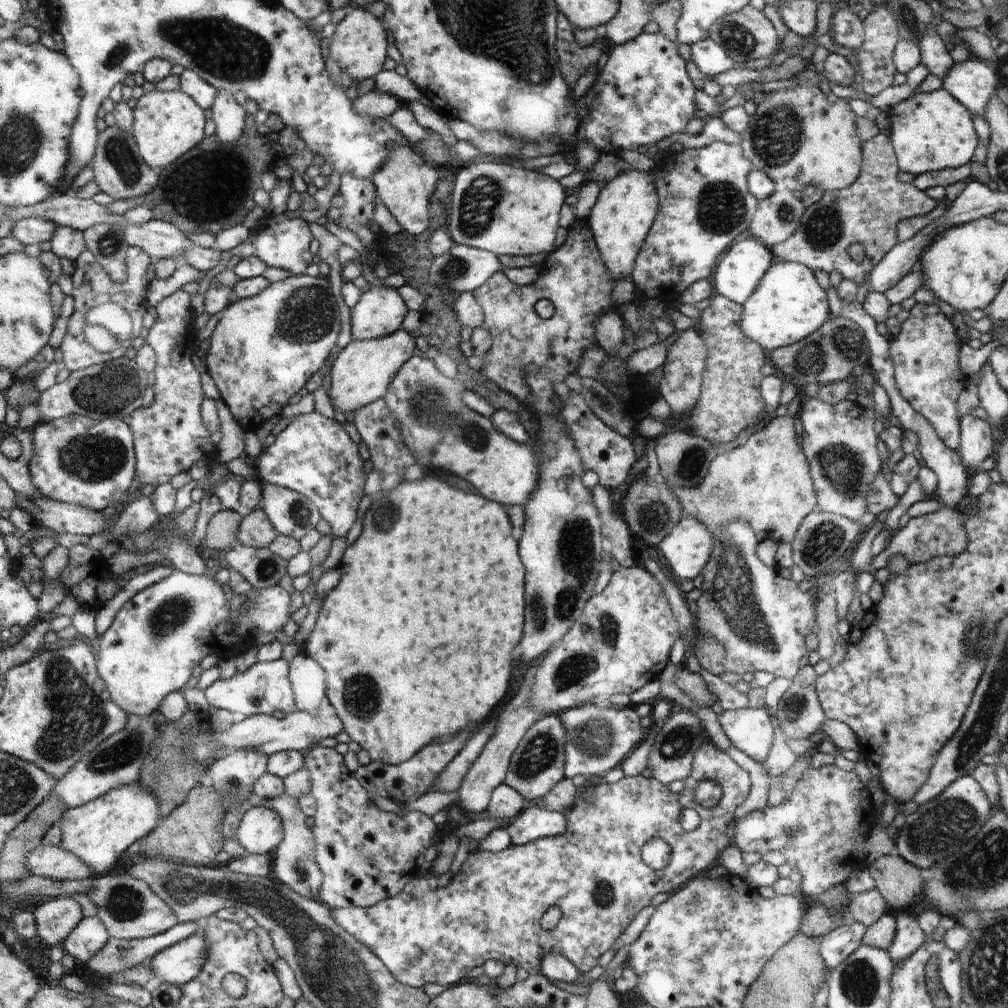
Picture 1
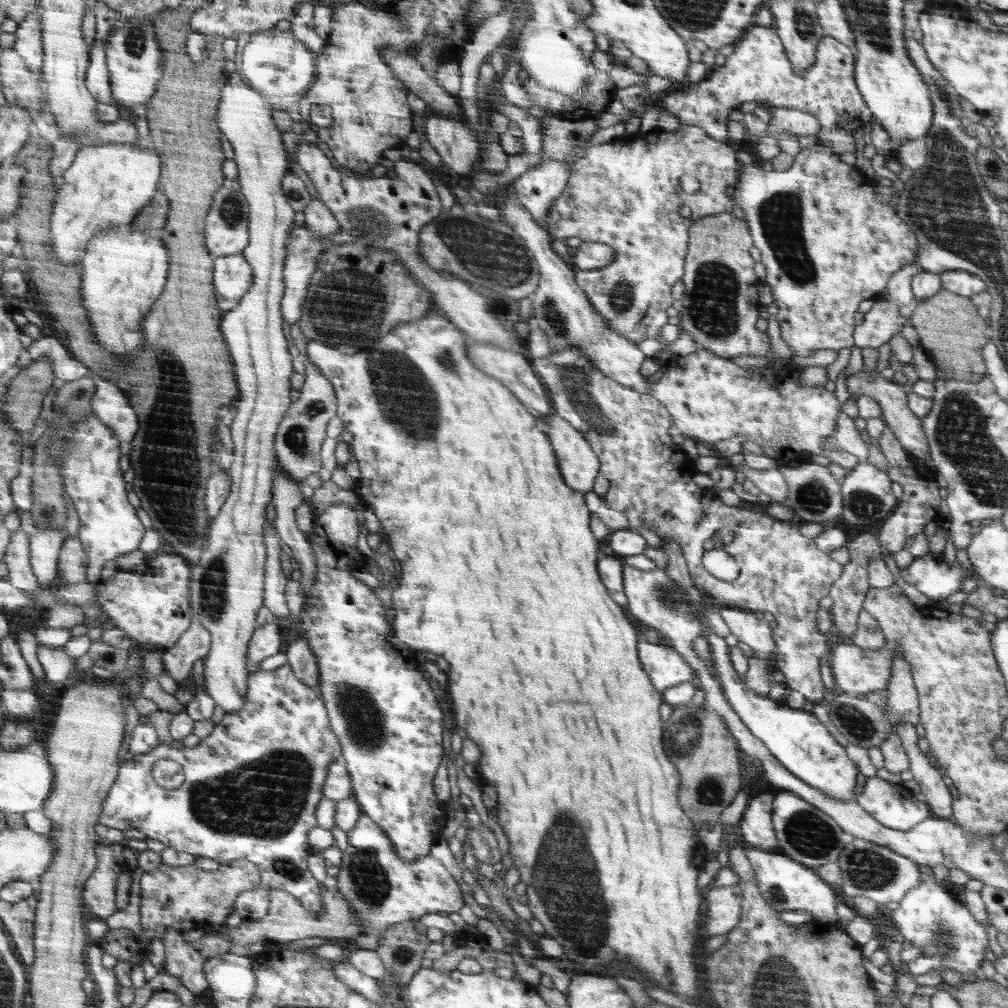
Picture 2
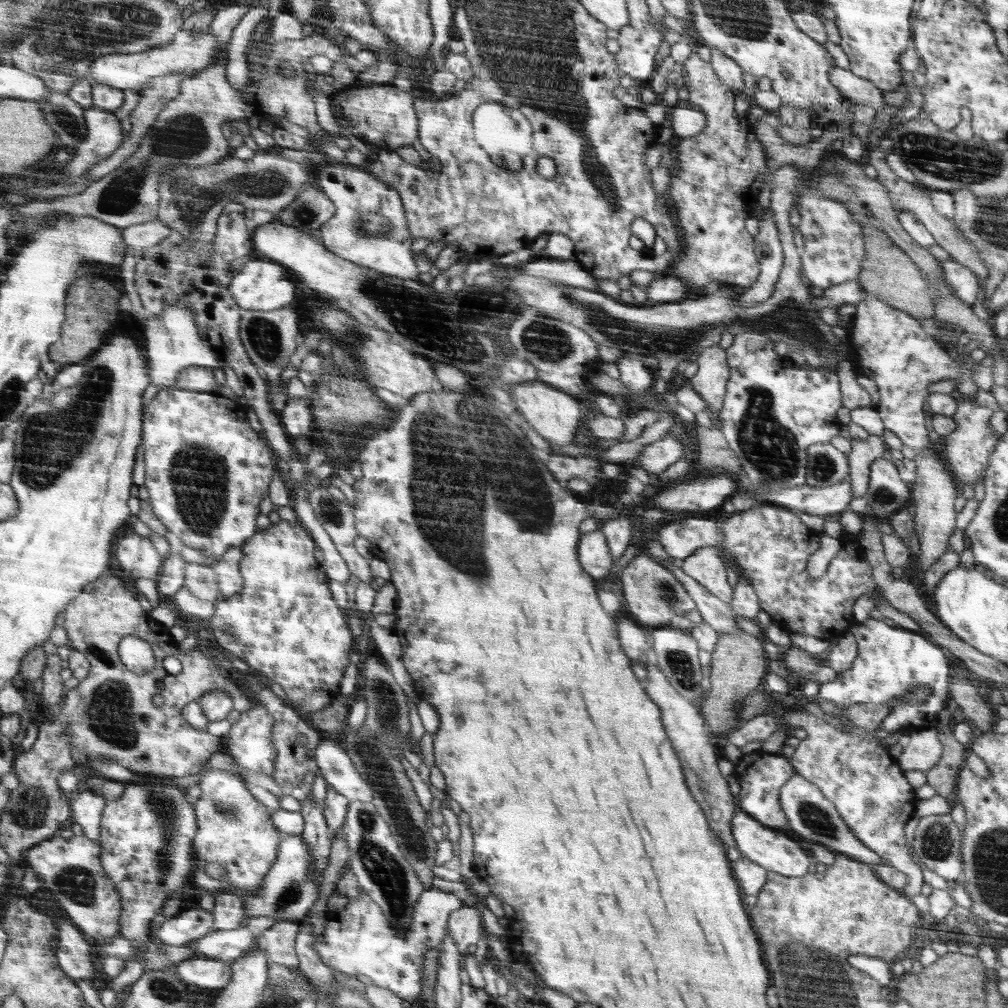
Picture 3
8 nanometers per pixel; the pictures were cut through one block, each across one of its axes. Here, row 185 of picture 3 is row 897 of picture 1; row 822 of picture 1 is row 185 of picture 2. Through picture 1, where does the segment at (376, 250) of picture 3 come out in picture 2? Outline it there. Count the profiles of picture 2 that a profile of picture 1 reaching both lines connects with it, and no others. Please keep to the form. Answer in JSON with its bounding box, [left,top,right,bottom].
[295,139,528,356]

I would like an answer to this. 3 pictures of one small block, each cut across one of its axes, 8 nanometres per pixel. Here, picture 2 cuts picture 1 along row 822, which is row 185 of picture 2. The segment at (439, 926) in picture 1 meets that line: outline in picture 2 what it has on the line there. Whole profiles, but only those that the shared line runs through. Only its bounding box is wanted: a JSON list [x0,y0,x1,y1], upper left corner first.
[543,126,738,342]

